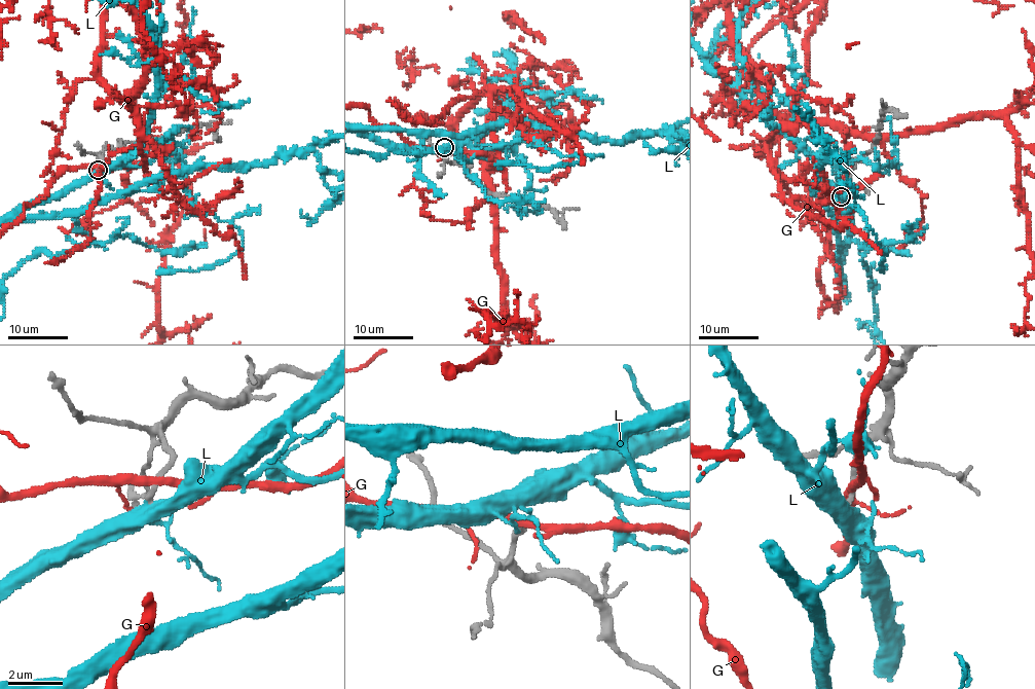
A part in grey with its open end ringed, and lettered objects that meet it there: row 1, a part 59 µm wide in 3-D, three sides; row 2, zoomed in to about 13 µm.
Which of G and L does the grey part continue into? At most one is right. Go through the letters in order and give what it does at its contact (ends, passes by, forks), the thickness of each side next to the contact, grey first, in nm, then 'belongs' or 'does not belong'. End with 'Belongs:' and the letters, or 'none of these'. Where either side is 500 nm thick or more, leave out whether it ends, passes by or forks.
G: it passes by; 260 nm thick on the grey side, 280 nm on the other; does not belong
L: it forks there; 190 nm thick on the grey side, 400 nm on the other; does not belong
Belongs: none of these

